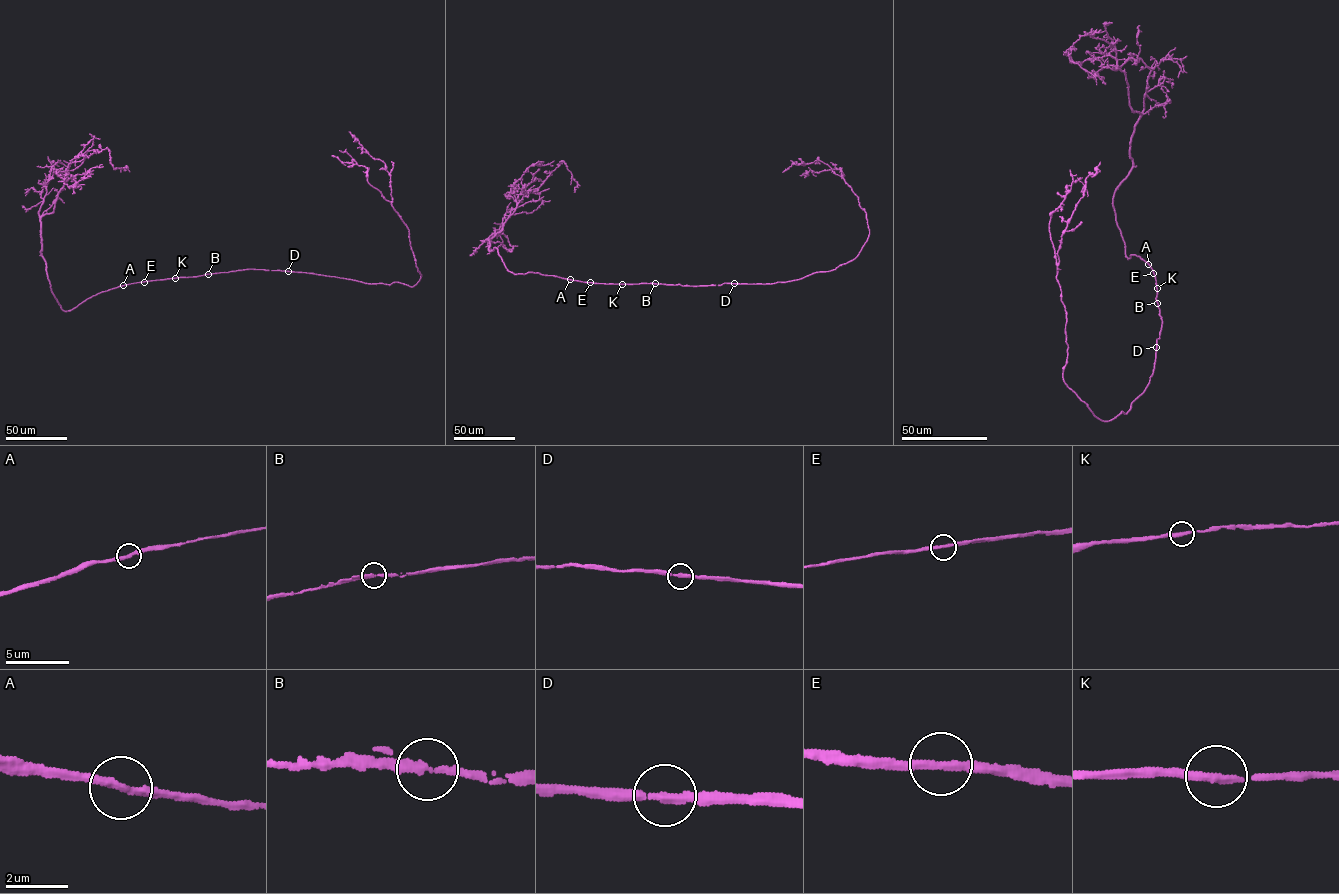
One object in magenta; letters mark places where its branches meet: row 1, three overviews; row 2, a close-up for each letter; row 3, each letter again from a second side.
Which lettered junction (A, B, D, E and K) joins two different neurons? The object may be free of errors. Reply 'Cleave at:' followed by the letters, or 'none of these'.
Cleave at: none of these

